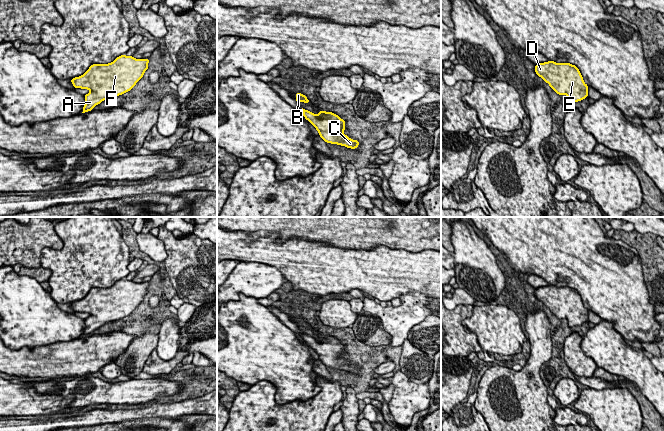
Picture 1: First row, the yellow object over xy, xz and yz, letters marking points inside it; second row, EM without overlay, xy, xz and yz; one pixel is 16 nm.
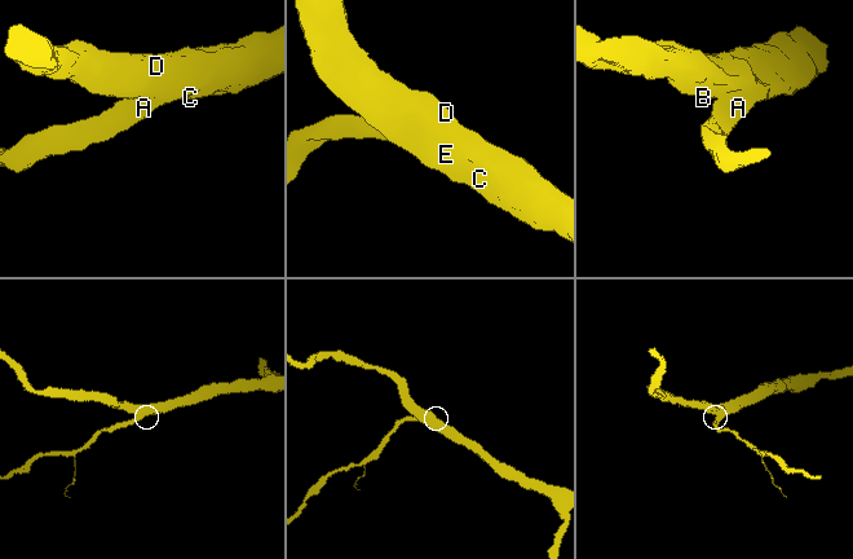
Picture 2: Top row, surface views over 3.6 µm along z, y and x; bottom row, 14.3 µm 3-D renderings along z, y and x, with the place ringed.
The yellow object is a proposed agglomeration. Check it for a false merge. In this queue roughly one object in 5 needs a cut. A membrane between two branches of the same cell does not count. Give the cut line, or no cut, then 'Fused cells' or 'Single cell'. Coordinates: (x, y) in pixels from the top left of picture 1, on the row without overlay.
No split. Single cell

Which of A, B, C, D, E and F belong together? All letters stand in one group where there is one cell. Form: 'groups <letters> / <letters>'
groups A B C D E F

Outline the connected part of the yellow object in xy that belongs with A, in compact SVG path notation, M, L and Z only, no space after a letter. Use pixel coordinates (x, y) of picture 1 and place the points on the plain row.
M121 279L108 288L92 288L81 300L71 303L74 312L88 313L90 316L84 319L85 329L83 336L93 334L102 325L129 316L136 307L144 300L148 291L149 283L136 283L133 280Z

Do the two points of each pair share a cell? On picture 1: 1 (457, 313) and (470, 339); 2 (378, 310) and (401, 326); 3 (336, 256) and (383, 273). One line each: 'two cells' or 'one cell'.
1: one cell
2: one cell
3: one cell

